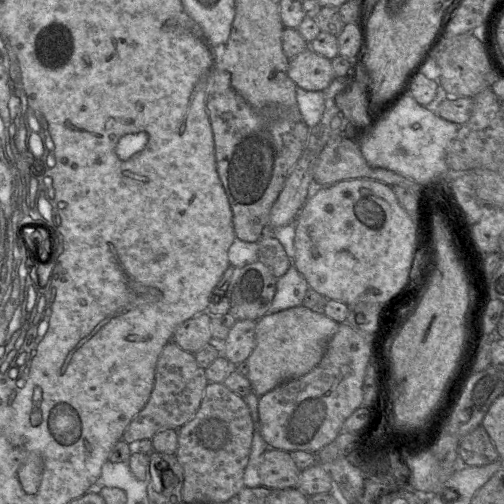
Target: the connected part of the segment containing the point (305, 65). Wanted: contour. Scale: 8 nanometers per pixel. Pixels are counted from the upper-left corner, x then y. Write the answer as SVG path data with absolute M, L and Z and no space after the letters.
M309 48L289 60L289 76L306 91L324 91L335 78L331 61Z

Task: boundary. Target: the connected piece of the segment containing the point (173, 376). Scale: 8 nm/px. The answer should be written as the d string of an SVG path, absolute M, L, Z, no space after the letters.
M174 341L168 342L156 364L155 381L150 397L127 426L122 440L130 444L137 440L151 439L163 429L178 430L195 416L207 384L205 369L198 365L193 353L183 350Z

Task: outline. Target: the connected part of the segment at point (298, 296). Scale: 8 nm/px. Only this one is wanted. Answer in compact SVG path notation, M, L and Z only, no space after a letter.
M294 265L277 279L276 292L268 313L276 313L288 308L301 306L309 285Z

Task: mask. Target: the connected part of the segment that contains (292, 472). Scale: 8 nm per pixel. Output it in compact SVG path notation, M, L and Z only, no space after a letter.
M267 448L262 455L259 476L261 486L271 489L294 488L301 471L294 463L290 452Z

